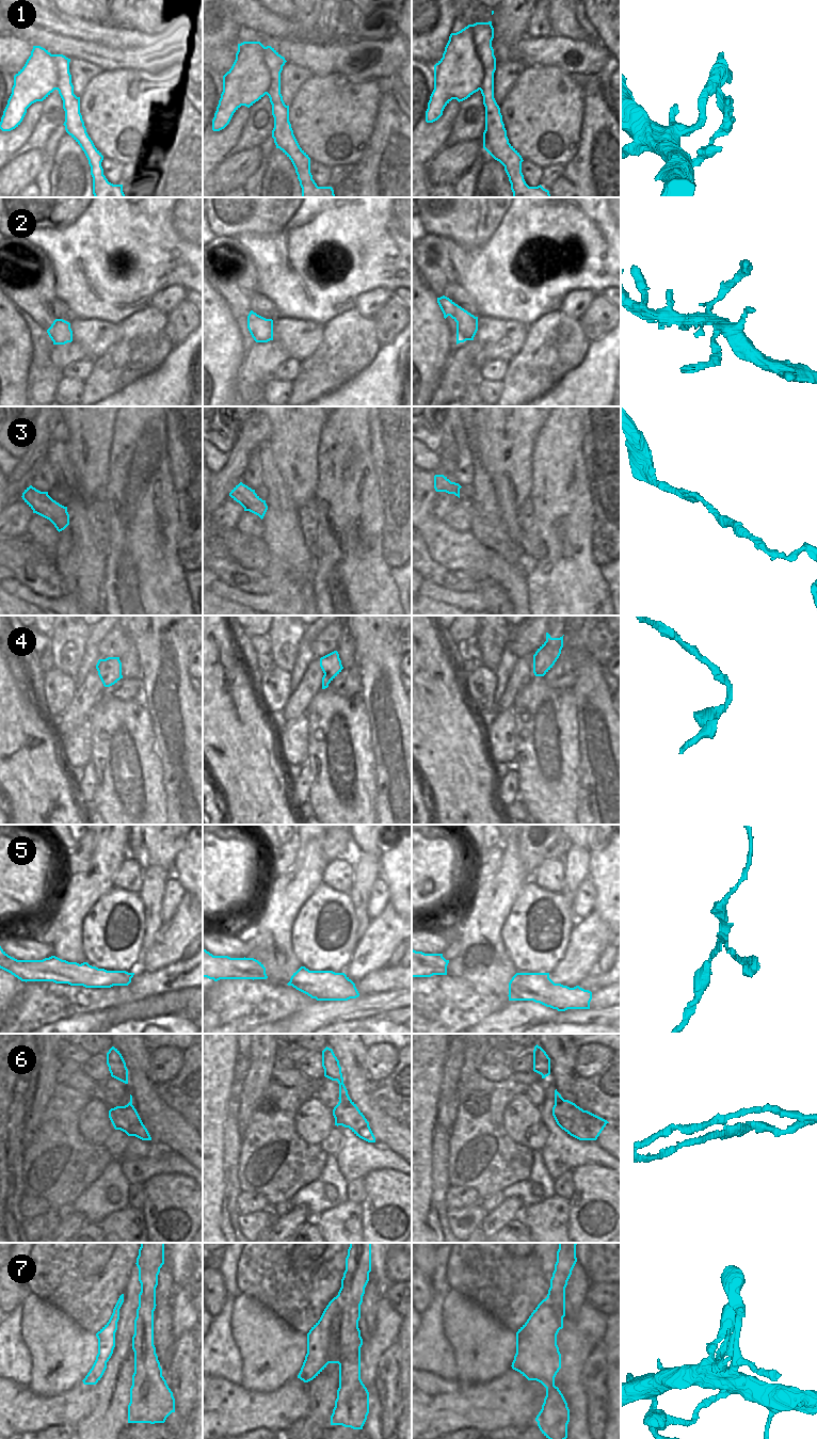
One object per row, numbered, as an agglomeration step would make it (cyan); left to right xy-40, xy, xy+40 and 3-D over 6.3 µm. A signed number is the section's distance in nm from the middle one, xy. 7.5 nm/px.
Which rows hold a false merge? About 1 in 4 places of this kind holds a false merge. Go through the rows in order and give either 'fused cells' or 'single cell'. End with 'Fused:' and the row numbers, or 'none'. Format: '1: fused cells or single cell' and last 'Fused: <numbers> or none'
1: single cell
2: single cell
3: single cell
4: single cell
5: fused cells
6: fused cells
7: fused cells
Fused: 5, 6, 7

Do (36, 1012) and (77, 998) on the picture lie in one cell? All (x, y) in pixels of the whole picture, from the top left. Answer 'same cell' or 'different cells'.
same cell

